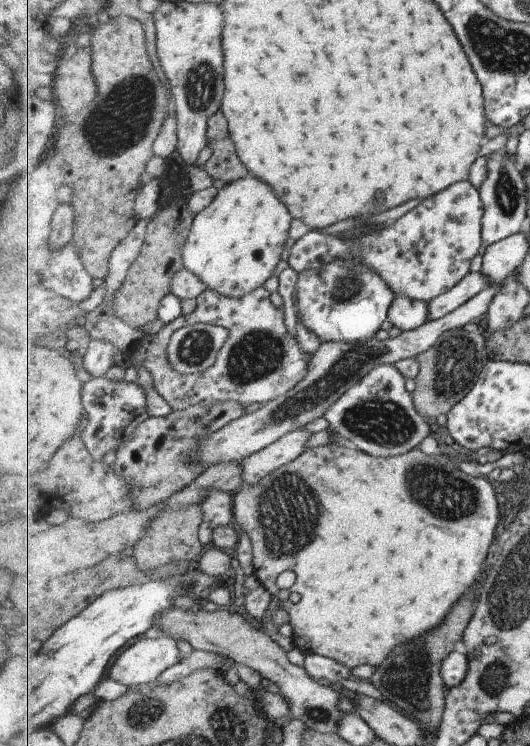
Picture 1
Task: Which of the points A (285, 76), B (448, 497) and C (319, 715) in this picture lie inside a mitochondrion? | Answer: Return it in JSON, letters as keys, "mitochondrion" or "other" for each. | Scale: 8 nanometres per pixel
{"A":"other","B":"mitochondrion","C":"mitochondrion"}

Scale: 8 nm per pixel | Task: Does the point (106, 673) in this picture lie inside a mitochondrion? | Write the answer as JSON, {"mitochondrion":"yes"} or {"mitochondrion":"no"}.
{"mitochondrion":"no"}

